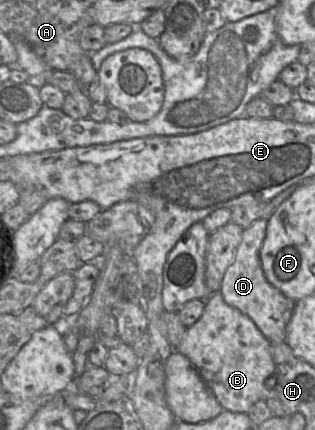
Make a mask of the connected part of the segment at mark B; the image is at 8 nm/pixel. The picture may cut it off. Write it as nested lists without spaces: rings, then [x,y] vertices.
[[[215,292],[206,299],[201,317],[186,329],[180,344],[174,350],[191,361],[223,410],[247,413],[254,403],[272,396],[272,389],[266,385],[268,378],[276,377],[271,344],[250,317],[228,305],[223,296]]]

